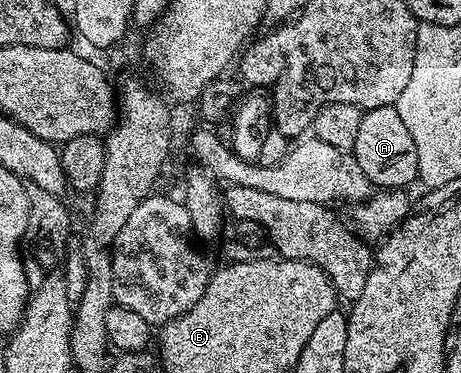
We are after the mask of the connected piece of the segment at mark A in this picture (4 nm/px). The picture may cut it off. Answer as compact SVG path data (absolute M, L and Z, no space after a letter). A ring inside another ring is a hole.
M397 105L372 108L363 113L352 153L364 176L368 176L371 187L406 188L409 182L418 182L416 144L412 141L404 120L400 120Z

